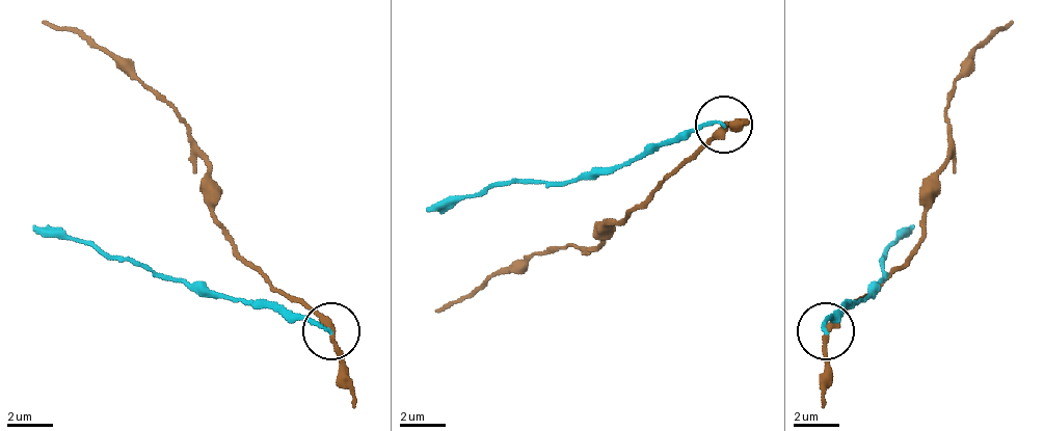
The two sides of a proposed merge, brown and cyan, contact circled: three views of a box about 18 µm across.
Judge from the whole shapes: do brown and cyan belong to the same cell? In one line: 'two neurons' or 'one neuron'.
two neurons

